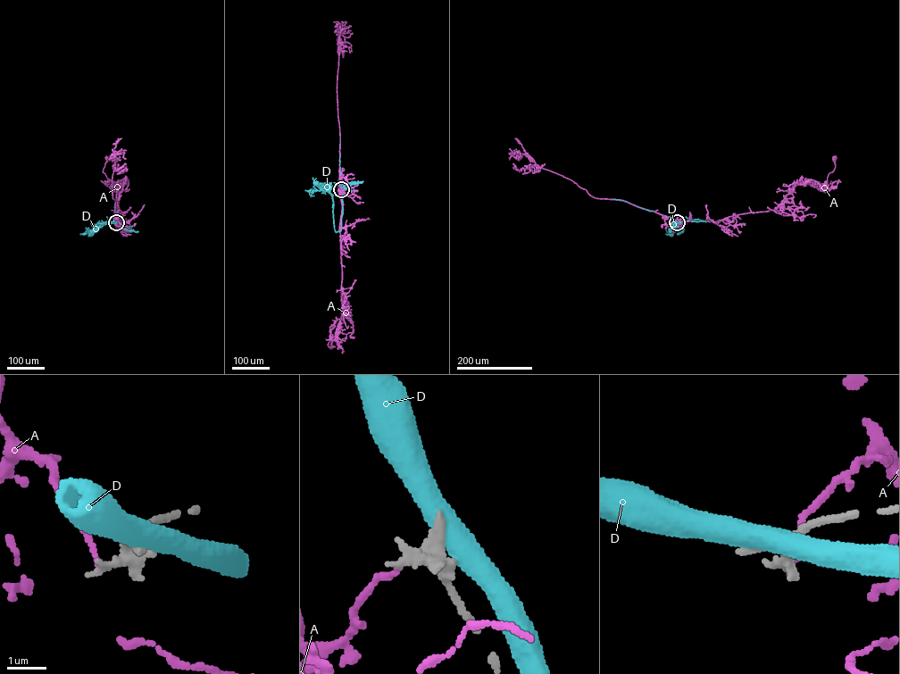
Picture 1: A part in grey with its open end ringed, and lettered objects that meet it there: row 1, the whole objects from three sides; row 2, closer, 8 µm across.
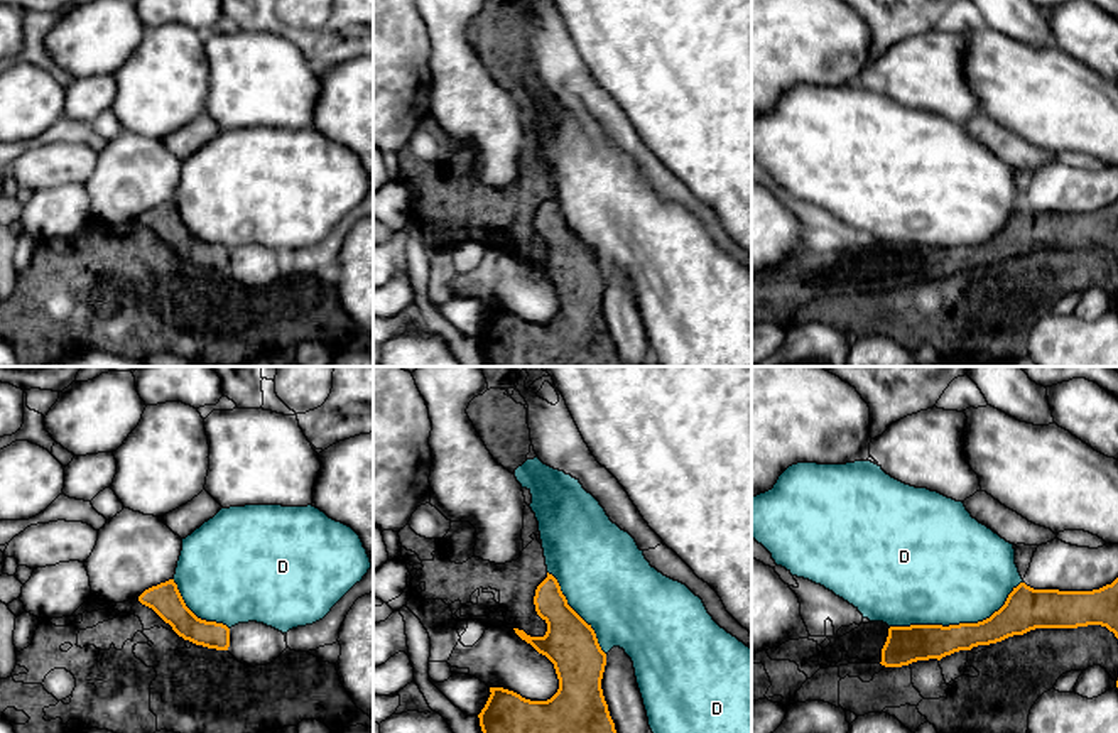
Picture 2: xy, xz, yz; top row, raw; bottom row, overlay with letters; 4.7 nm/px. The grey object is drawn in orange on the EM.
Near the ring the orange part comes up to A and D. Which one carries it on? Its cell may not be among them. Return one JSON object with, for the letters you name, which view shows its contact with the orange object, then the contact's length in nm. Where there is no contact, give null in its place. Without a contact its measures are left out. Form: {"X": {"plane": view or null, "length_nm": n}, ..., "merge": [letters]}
{"merge": []}

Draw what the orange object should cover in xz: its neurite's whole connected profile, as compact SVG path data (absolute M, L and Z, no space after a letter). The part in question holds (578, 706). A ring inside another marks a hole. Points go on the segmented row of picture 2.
M547 578L537 586L534 605L537 615L547 623L544 637L530 637L524 630L515 633L545 655L559 679L557 692L547 701L530 701L520 694L490 687L490 698L478 714L483 733L616 733L603 696L601 679L606 654L601 650L596 633L569 605L557 579Z

